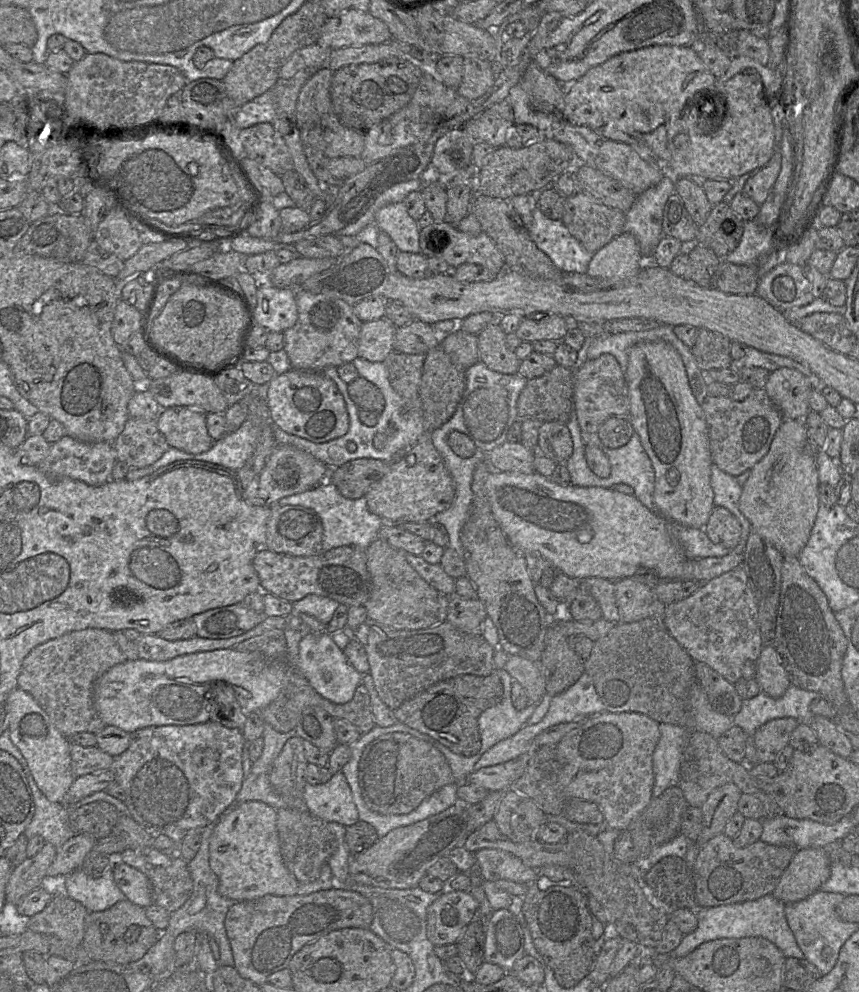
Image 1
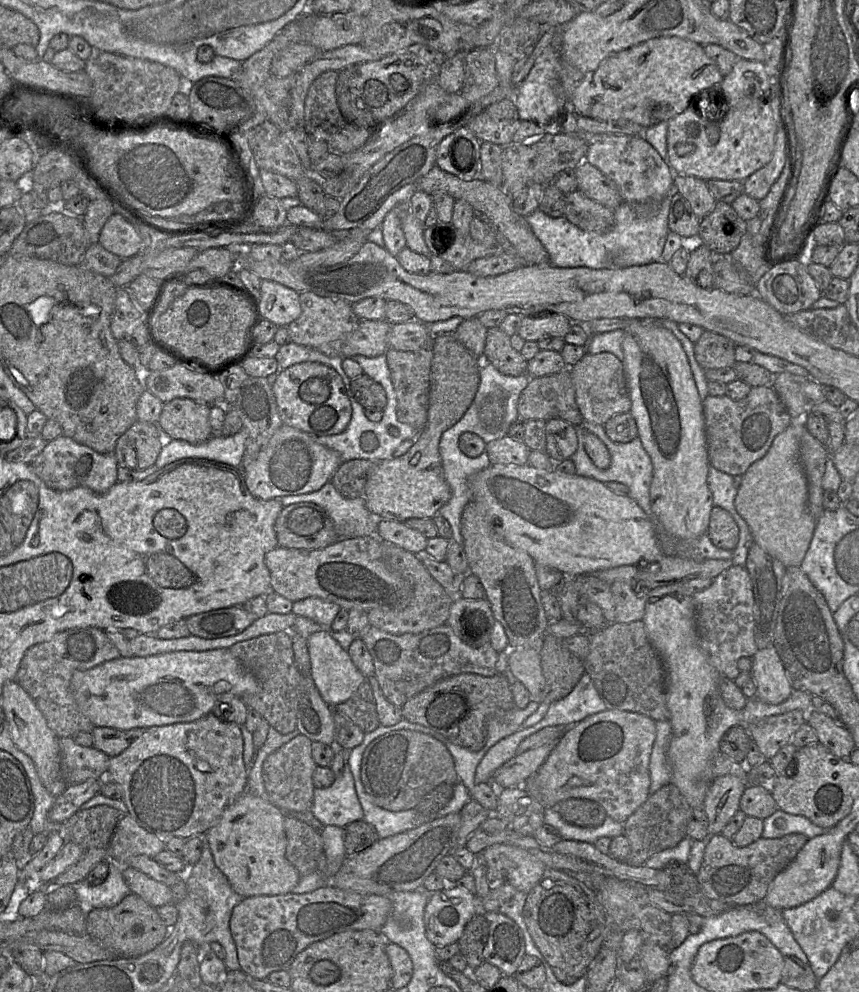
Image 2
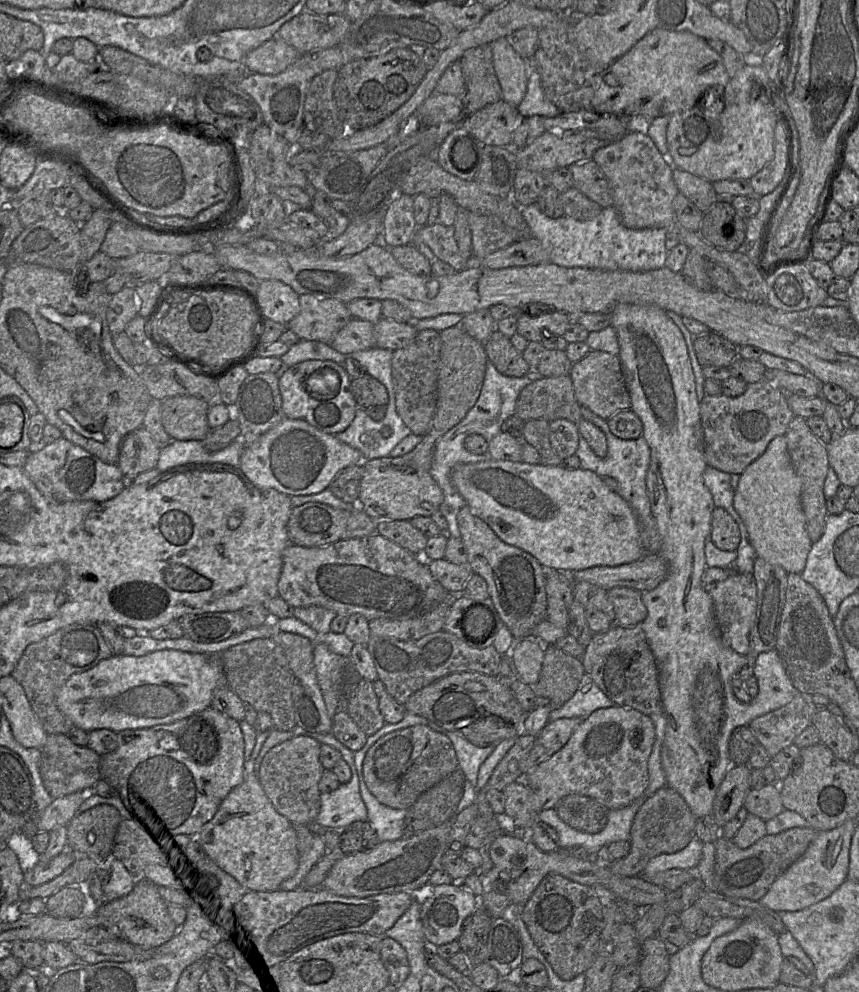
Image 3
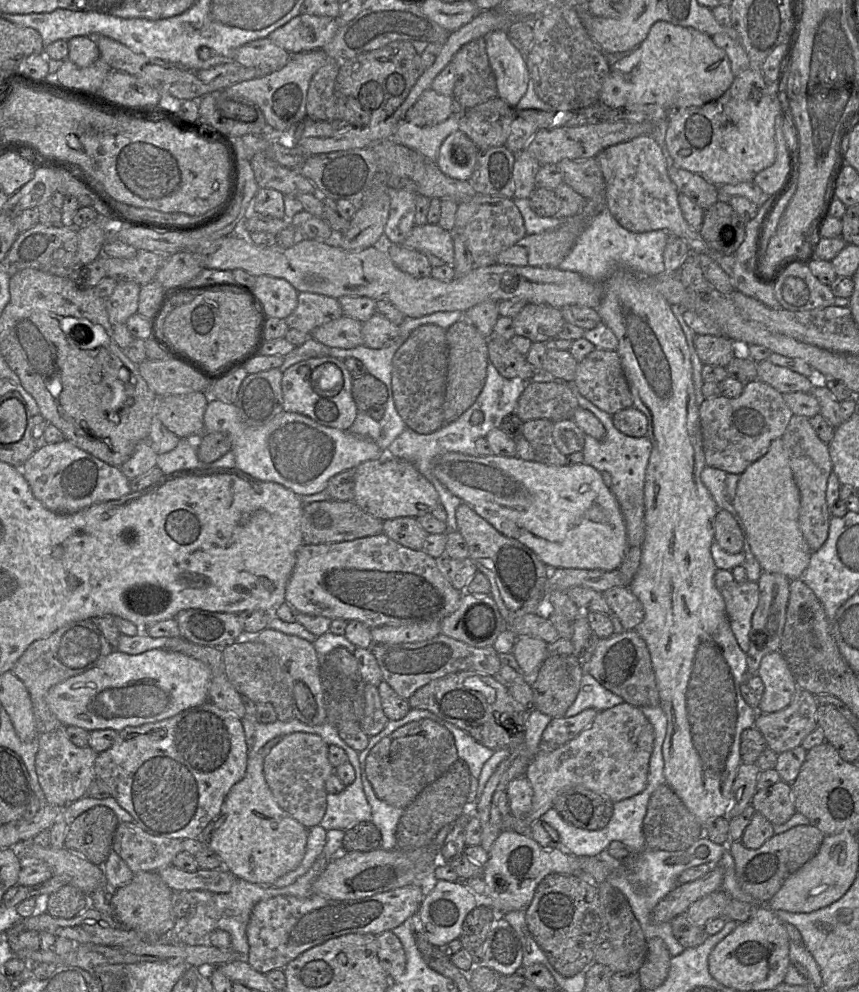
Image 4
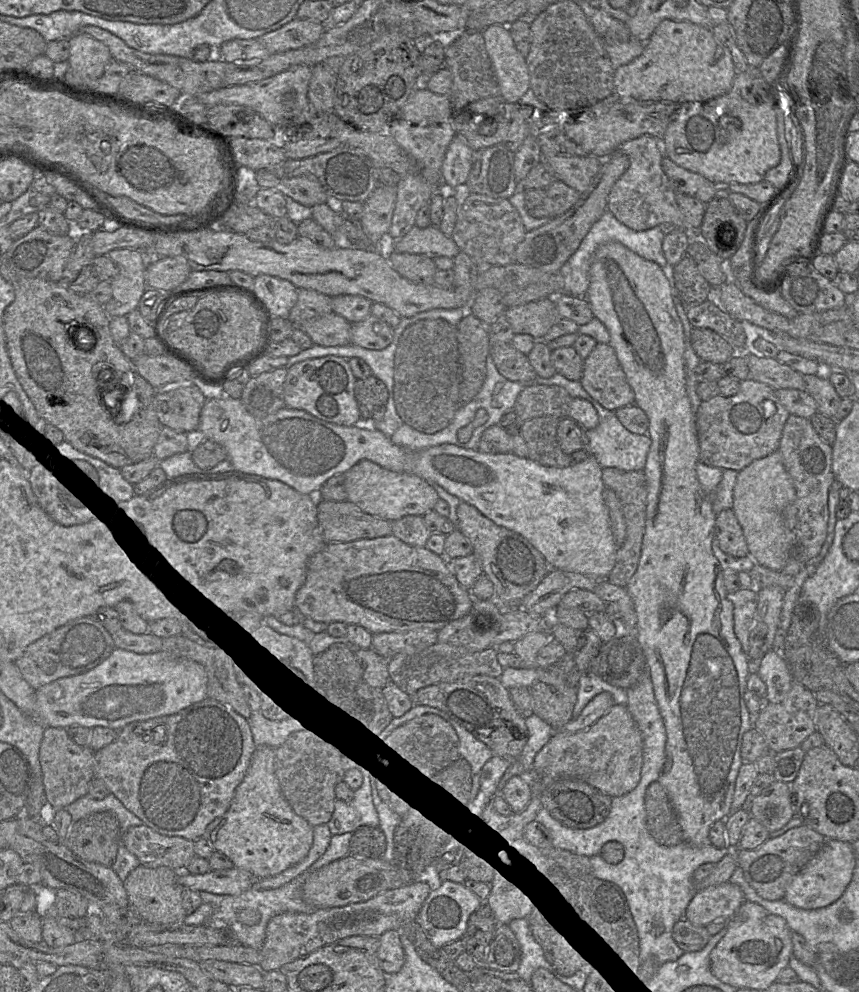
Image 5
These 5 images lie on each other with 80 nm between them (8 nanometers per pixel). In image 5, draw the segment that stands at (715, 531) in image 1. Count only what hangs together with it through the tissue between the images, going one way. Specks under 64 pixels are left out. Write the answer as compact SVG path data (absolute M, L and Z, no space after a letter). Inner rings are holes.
M731 509L722 510L716 515L716 536L720 549L729 556L741 558L749 555L749 550L741 525Z

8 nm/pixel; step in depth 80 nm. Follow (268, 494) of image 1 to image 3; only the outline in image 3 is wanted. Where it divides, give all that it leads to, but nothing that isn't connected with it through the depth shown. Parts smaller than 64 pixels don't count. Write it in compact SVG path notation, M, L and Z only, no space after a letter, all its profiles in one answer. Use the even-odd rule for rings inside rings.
M284 418L276 426L245 446L239 467L261 490L274 489L288 496L318 494L329 487L344 468L363 463L362 453L303 420Z

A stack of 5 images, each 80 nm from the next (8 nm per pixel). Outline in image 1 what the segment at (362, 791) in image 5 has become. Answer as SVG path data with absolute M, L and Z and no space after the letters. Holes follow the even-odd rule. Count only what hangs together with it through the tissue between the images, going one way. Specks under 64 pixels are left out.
M342 771L319 785L306 784L303 799L308 811L325 822L337 822L345 827L359 821L350 786Z

